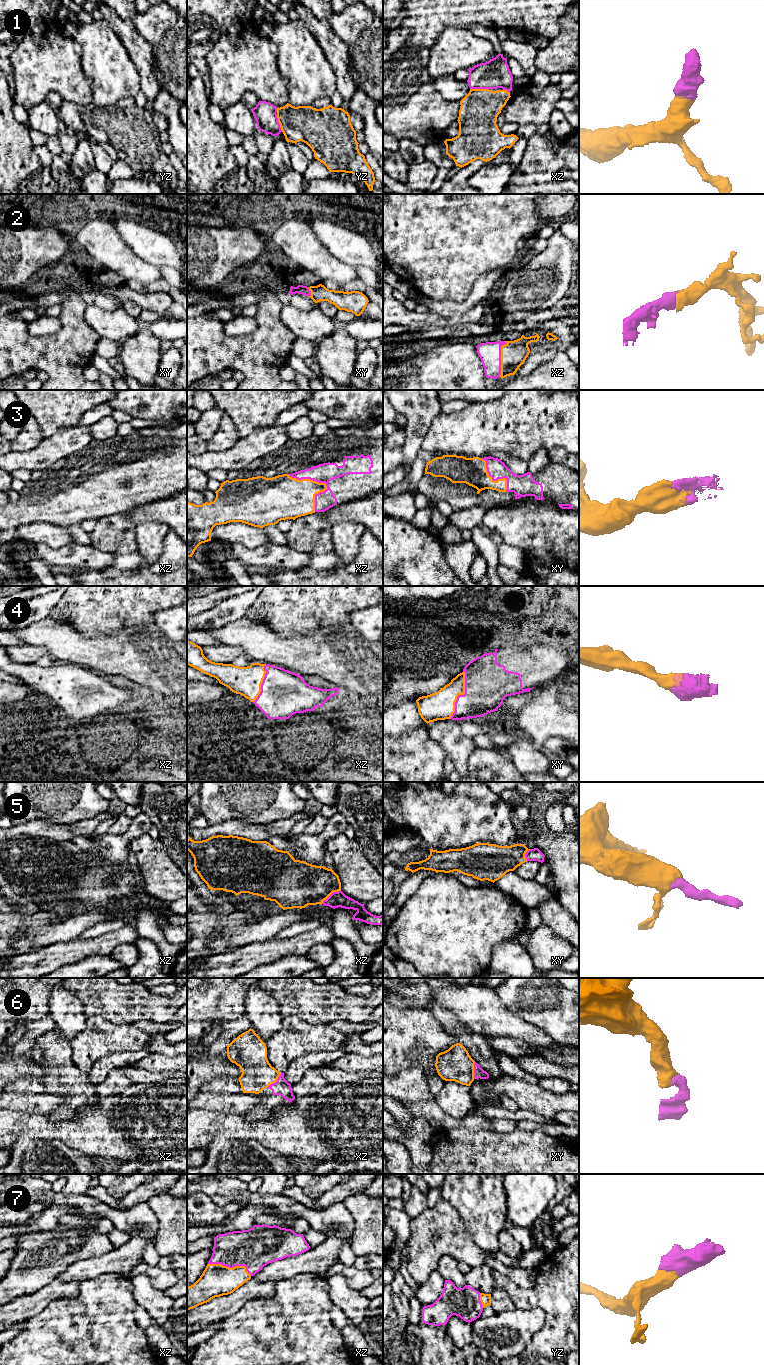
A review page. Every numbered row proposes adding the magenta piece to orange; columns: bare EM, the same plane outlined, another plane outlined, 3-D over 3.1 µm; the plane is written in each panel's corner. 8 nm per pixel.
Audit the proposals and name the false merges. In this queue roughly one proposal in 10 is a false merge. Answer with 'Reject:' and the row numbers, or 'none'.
Reject: none

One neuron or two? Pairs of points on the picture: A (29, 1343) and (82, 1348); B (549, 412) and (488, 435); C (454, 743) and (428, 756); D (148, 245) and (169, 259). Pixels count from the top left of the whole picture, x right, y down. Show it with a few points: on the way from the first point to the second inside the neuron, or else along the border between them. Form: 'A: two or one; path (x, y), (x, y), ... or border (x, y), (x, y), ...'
A: one; path (42, 1344), (69, 1343)
B: one; path (534, 420), (507, 422), (503, 425)
C: two; border (428, 731), (428, 735), (439, 744), (446, 755)
D: one; path (153, 246), (164, 254)

